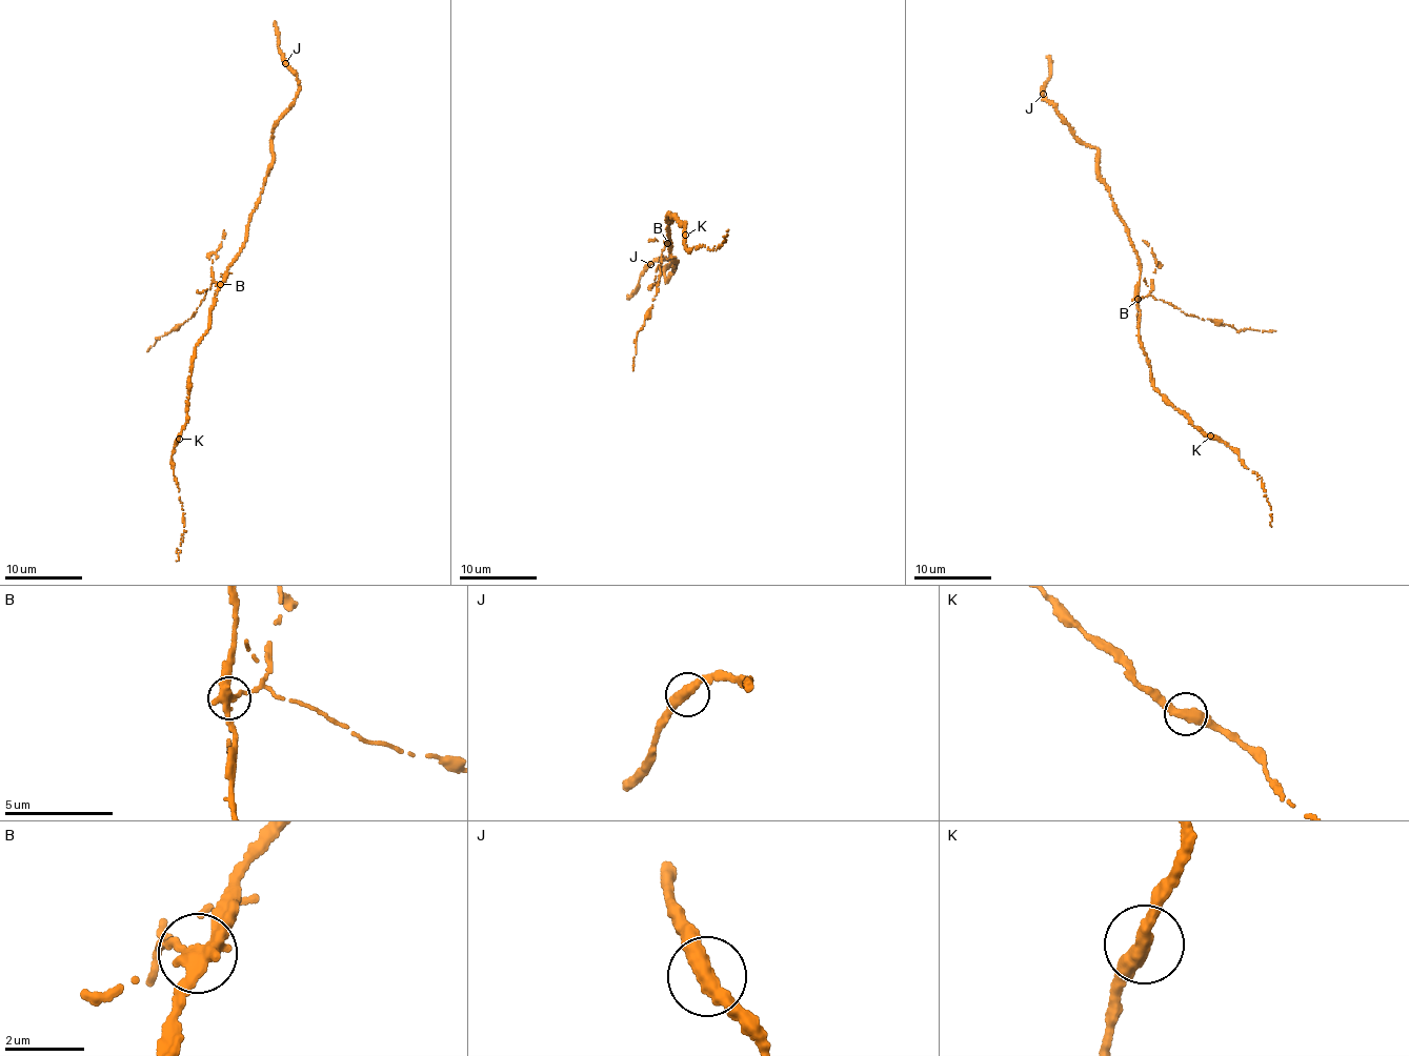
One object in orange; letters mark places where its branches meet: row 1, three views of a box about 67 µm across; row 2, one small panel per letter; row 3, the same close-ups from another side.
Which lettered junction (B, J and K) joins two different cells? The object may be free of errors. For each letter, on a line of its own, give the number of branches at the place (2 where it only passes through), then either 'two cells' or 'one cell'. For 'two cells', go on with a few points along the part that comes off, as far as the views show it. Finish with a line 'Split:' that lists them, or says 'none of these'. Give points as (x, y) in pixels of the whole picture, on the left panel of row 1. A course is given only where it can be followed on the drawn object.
B: branches 2; two cells; course (219, 284), (212, 282), (190, 319), (178, 329), (160, 337), (147, 351)
J: branches 2; one cell
K: branches 2; one cell
Split: B

